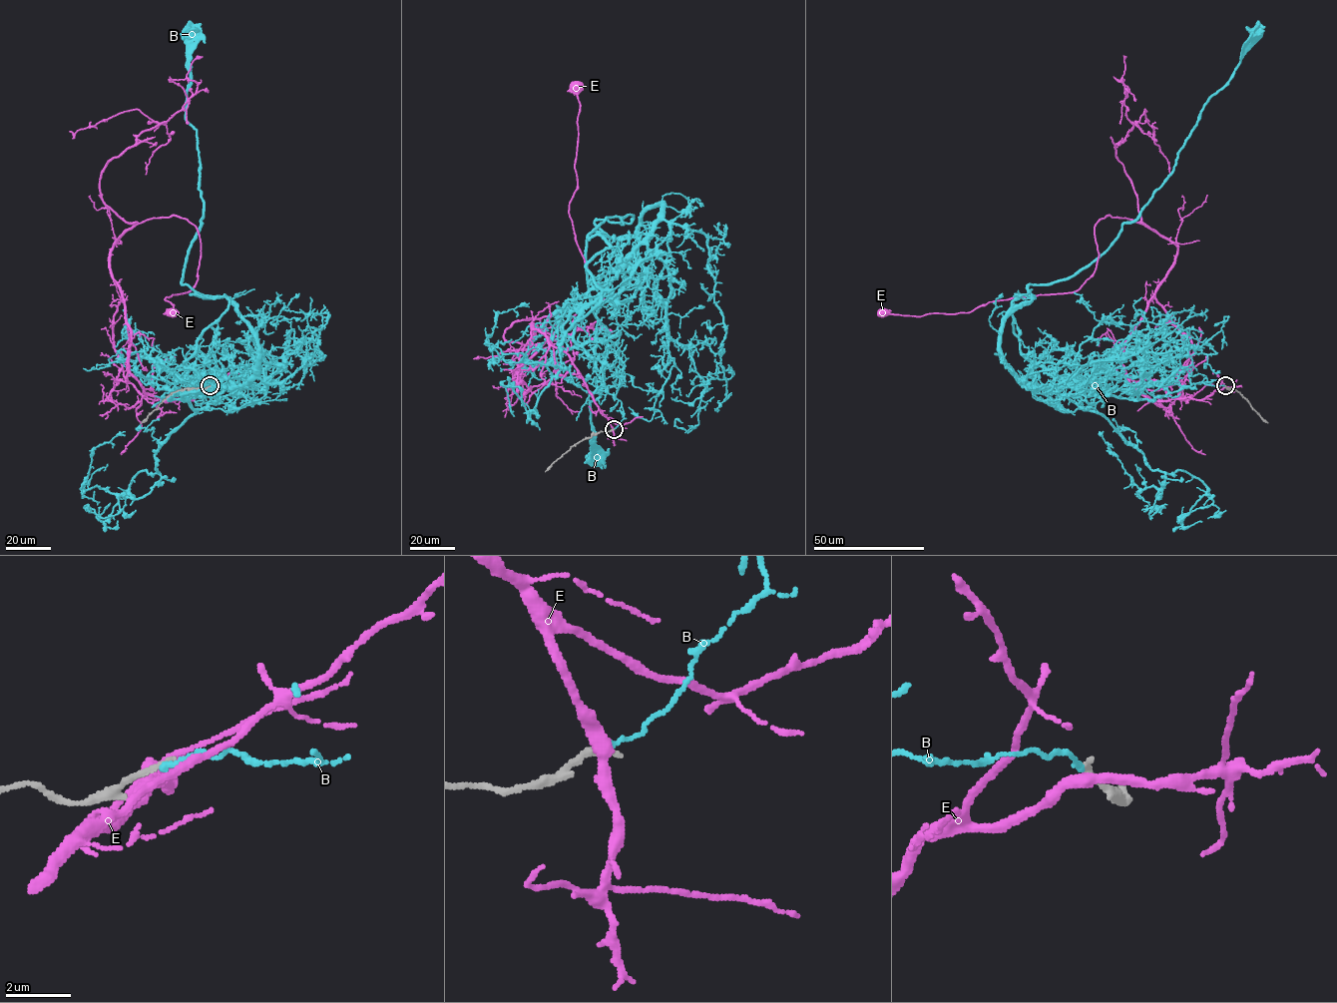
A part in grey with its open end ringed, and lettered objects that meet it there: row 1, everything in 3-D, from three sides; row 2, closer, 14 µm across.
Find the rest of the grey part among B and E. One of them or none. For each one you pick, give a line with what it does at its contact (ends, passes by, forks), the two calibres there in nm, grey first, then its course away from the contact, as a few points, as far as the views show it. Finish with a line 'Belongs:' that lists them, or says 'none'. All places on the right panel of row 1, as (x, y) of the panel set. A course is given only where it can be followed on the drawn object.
Belongs: none

